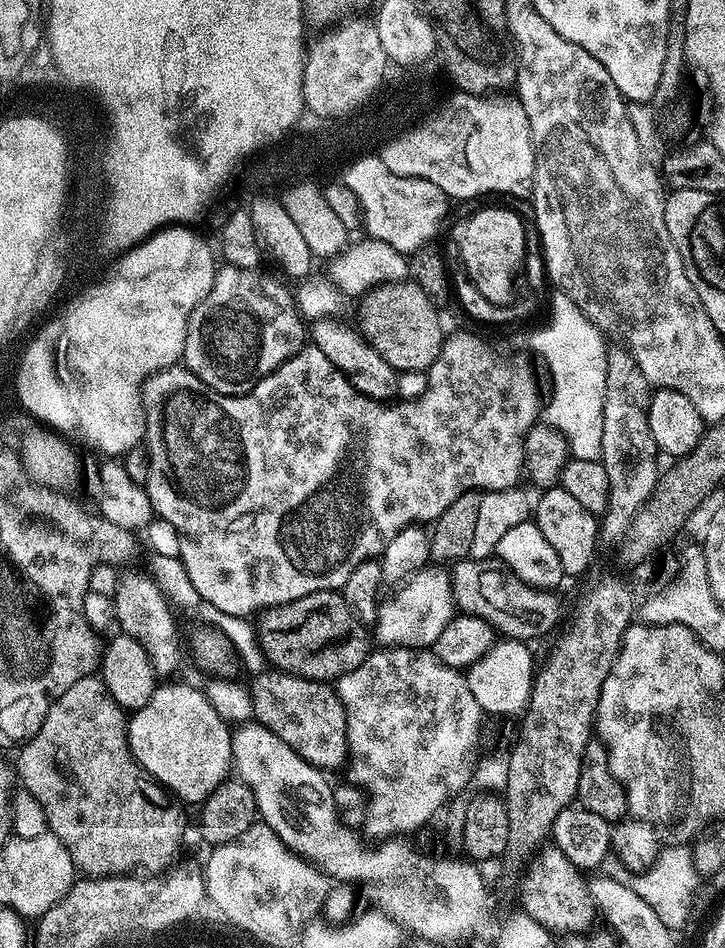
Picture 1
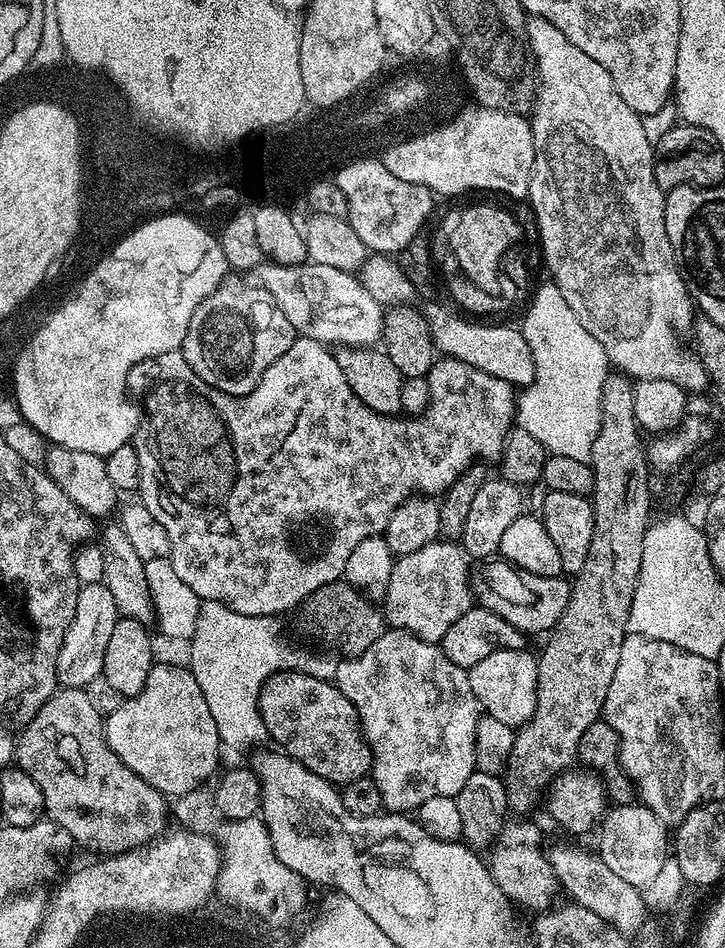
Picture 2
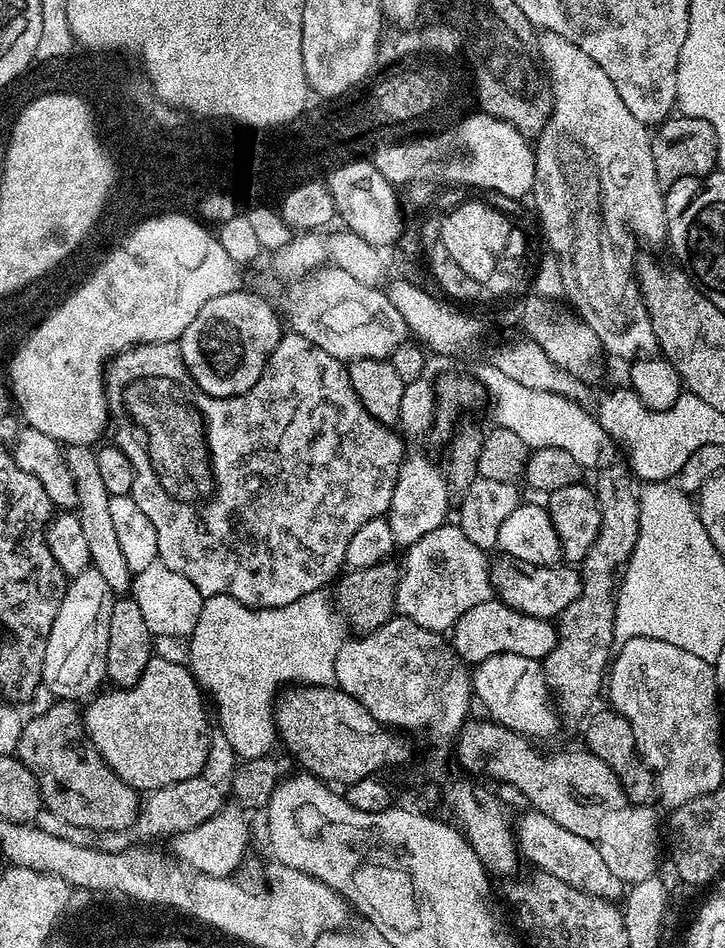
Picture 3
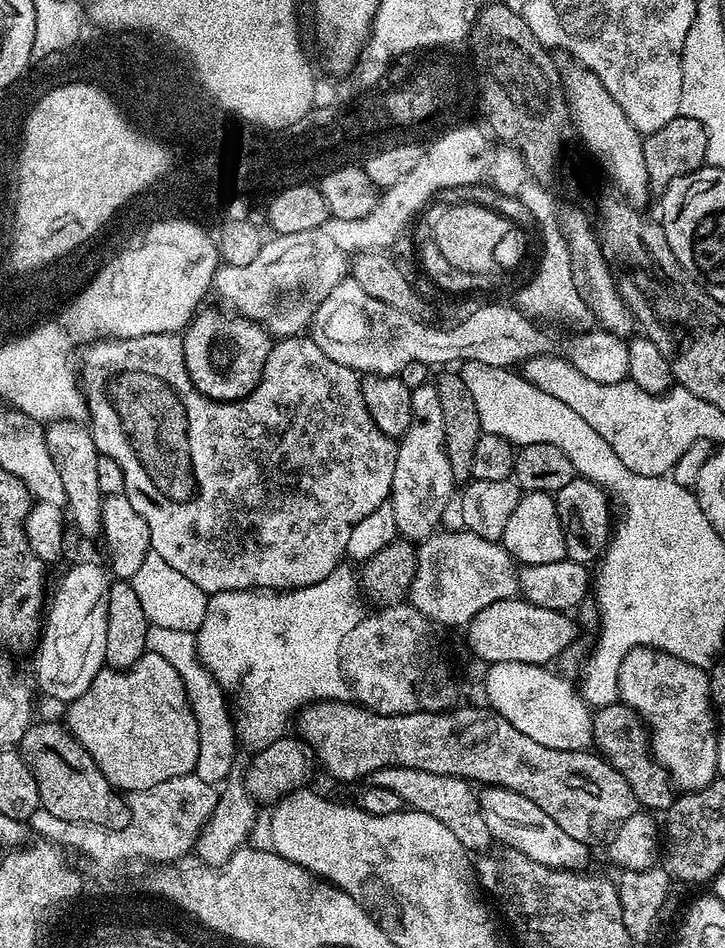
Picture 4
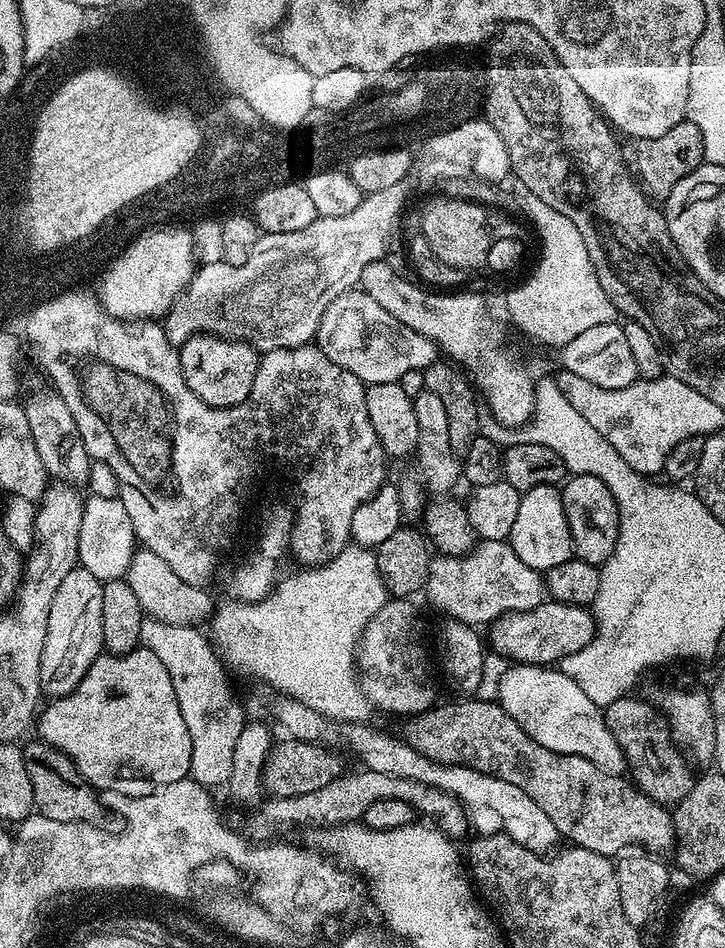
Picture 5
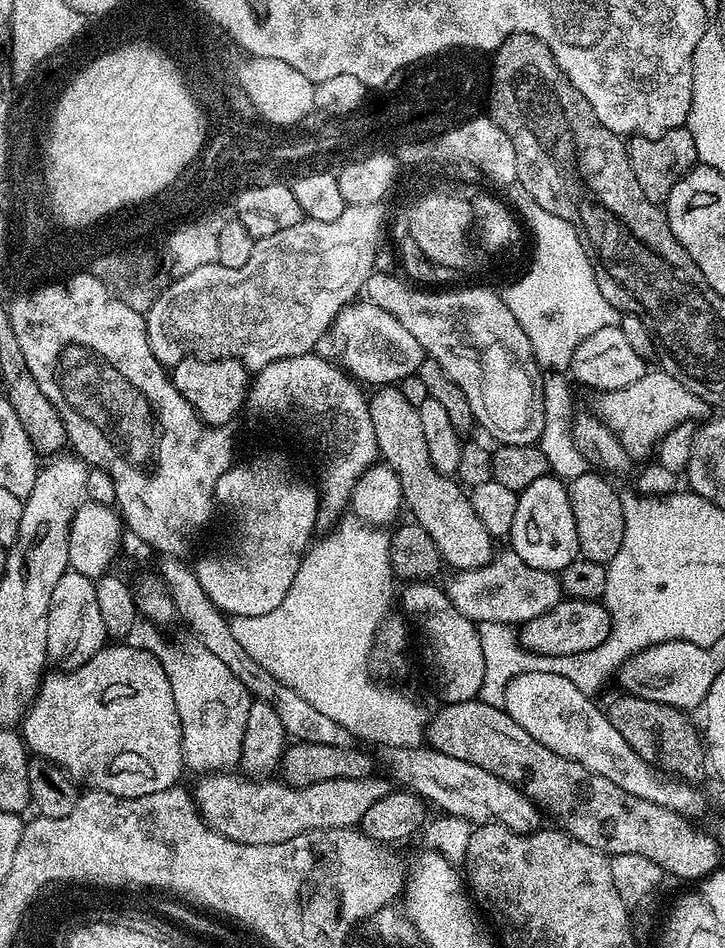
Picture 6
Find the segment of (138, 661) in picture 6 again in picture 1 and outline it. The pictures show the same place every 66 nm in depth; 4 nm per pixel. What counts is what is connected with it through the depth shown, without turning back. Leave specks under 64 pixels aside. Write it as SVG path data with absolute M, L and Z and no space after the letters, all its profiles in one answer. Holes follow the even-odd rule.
M164 682L153 689L150 694L150 700L146 702L141 708L135 709L127 717L126 720L126 735L128 737L128 748L132 751L132 757L140 763L140 767L156 781L157 784L163 784L168 789L173 797L184 800L196 800L195 802L202 802L204 799L214 791L219 784L229 779L230 773L233 771L232 767L232 732L229 725L218 714L218 710L214 710L214 706L210 706L207 695L203 691L200 692L192 684L168 684L172 682Z

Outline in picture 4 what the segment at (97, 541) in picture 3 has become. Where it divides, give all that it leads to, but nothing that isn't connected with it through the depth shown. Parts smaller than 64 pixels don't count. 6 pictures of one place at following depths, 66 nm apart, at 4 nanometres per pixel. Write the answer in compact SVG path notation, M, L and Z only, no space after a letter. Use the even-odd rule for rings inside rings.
M58 420L49 423L44 432L46 446L49 447L50 456L58 468L59 477L62 478L67 500L66 508L70 513L71 523L72 520L76 523L76 528L82 535L99 537L104 496L99 490L97 473L98 458L101 454L94 446L92 433L83 423L72 420Z

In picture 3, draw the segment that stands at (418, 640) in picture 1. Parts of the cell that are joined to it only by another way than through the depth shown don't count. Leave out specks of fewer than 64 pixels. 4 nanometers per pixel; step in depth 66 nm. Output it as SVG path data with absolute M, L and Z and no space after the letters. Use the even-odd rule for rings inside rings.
M446 522L438 530L430 530L430 534L422 534L418 542L407 545L404 564L399 565L400 577L396 587L396 612L399 615L418 622L431 632L447 633L462 618L466 610L473 609L480 602L493 599L494 579L490 571L489 553L485 549L474 546L466 534L462 534L459 523Z

